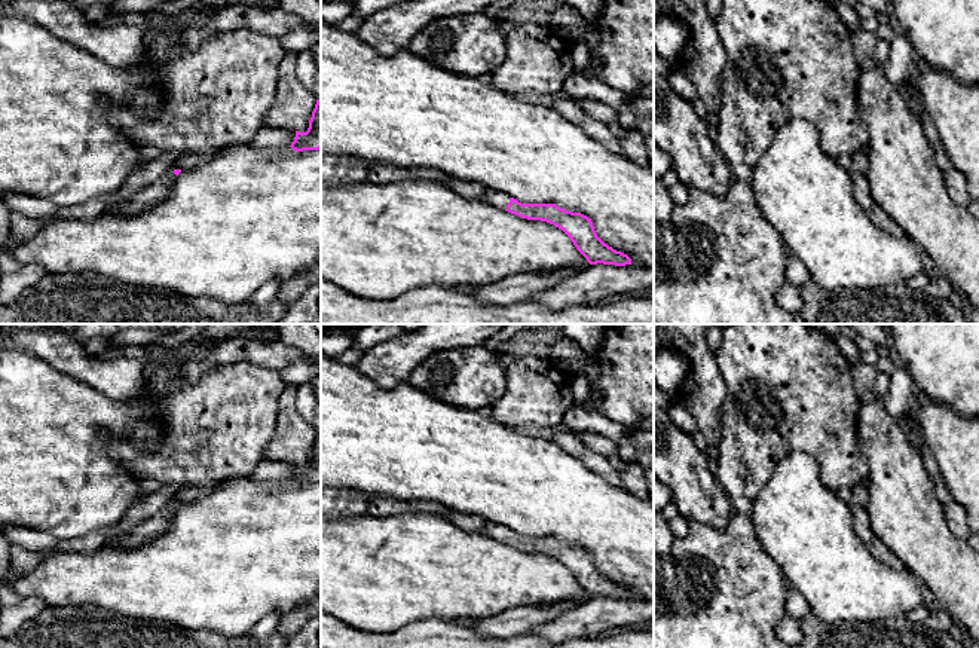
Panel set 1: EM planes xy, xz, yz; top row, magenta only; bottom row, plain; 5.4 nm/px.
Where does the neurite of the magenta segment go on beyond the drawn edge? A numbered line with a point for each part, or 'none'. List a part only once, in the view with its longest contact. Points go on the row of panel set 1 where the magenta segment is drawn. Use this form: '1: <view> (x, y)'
1: xz (498, 199)

